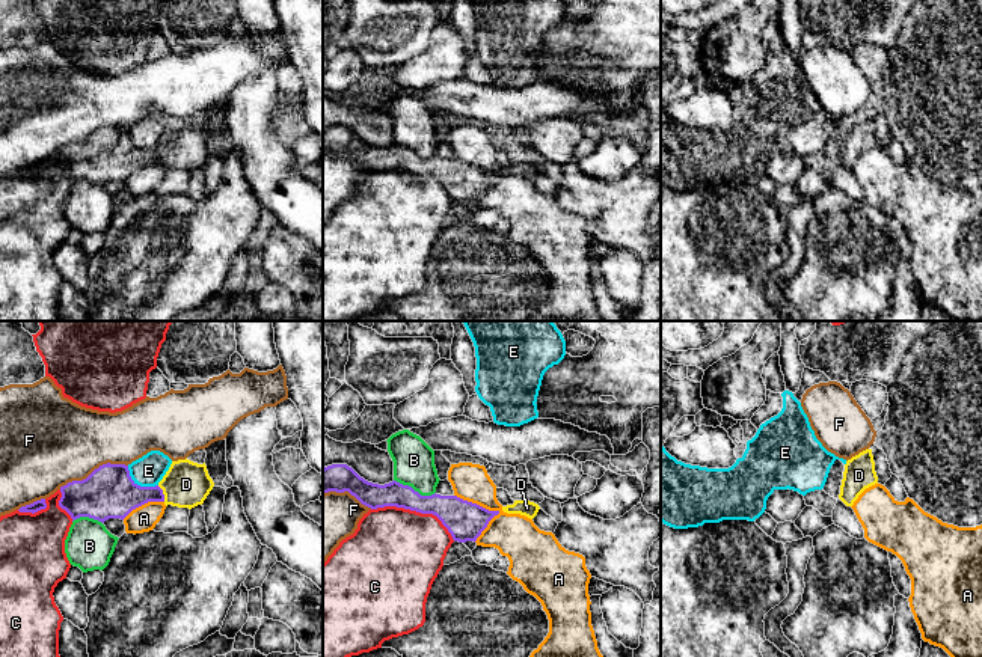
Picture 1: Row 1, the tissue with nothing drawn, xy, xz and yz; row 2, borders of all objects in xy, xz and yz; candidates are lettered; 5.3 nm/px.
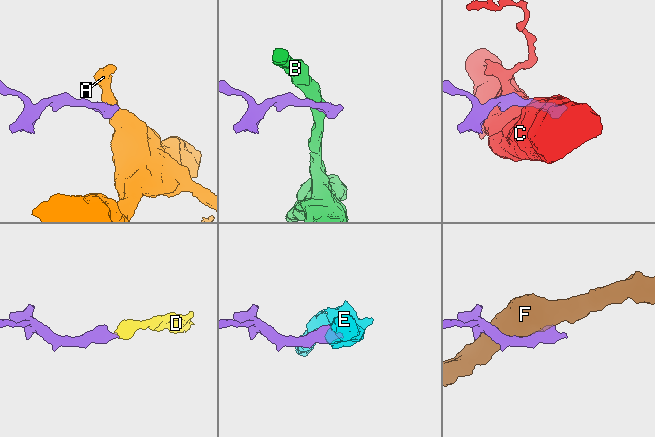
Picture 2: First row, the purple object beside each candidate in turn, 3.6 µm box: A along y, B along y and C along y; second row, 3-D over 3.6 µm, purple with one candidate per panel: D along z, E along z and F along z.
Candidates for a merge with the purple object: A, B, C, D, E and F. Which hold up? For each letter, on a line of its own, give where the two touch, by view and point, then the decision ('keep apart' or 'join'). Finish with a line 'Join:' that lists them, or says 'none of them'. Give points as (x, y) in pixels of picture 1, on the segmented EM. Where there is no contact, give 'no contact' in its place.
A: xz (490, 511) | keep apart
B: xz (414, 490) | keep apart
C: xz (415, 510) | keep apart
D: xy (162, 493) | join
E: xy (139, 485) | keep apart
F: xy (94, 470) | keep apart
Join: D

